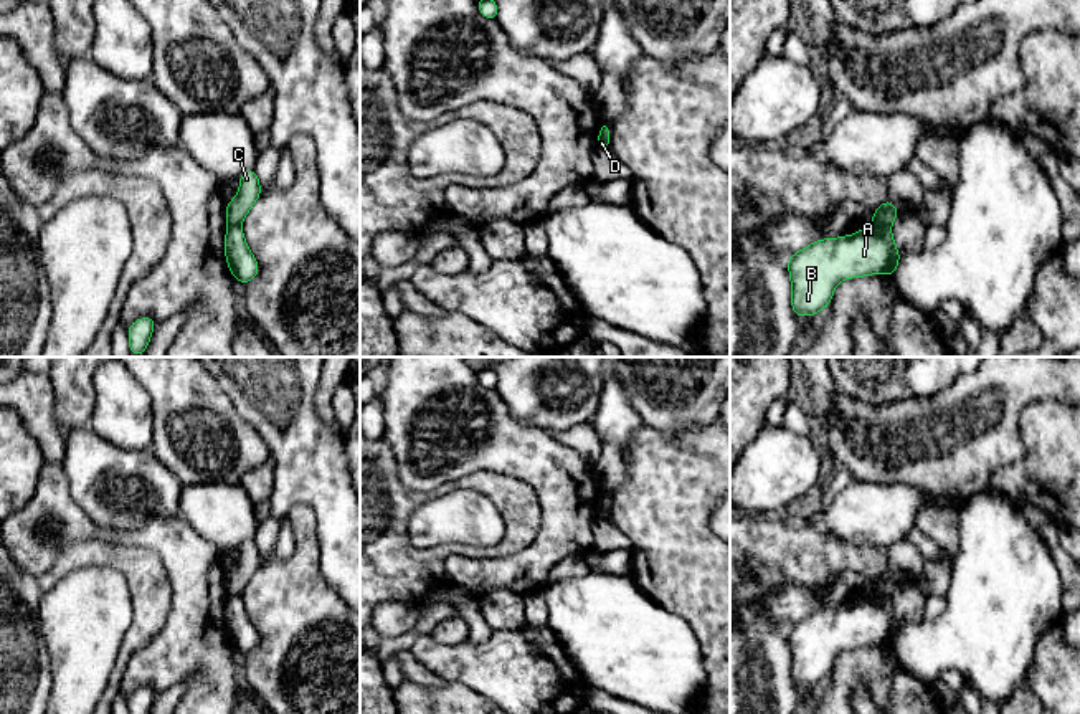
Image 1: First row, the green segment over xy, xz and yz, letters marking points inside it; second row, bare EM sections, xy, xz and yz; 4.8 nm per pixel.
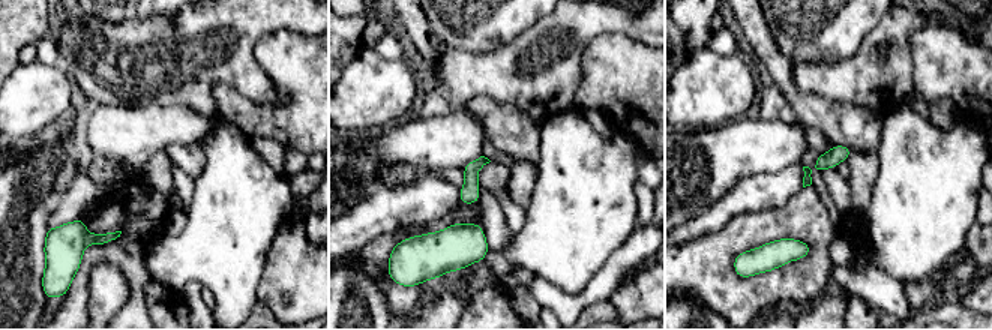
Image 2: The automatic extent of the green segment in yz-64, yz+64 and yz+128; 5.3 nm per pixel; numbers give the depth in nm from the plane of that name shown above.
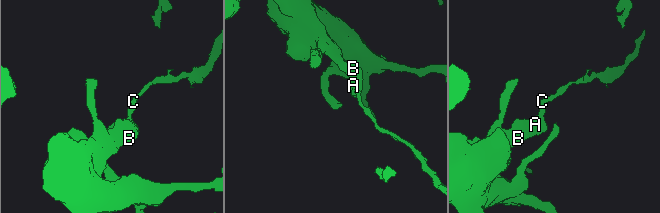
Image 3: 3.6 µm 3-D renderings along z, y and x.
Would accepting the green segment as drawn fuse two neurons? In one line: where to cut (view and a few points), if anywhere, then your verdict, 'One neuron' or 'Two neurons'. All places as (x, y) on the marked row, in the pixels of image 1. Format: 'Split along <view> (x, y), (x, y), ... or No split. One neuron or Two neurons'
Split along yz (874, 223), (889, 227). Two neurons

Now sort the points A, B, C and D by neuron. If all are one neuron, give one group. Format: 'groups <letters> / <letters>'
groups A B D / C

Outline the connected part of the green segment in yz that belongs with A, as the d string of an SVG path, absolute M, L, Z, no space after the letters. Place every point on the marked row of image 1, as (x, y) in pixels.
M865 225L854 235L812 241L788 258L793 312L796 317L816 316L829 307L836 286L844 279L872 274L892 278L900 258L902 255L895 246L892 228L885 225Z

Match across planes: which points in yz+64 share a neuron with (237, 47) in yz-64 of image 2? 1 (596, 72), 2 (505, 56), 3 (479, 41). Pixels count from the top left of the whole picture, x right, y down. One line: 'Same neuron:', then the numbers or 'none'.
Same neuron: 2

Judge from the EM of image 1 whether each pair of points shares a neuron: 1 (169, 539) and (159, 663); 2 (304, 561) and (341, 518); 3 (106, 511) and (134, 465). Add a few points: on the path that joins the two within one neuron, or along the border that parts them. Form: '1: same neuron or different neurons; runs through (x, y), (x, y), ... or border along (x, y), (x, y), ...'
1: same neuron; runs through (185, 571), (185, 632)
2: different neurons; border along (309, 506), (316, 519), (319, 572), (327, 582)
3: same neuron; runs through (113, 499), (134, 476)

